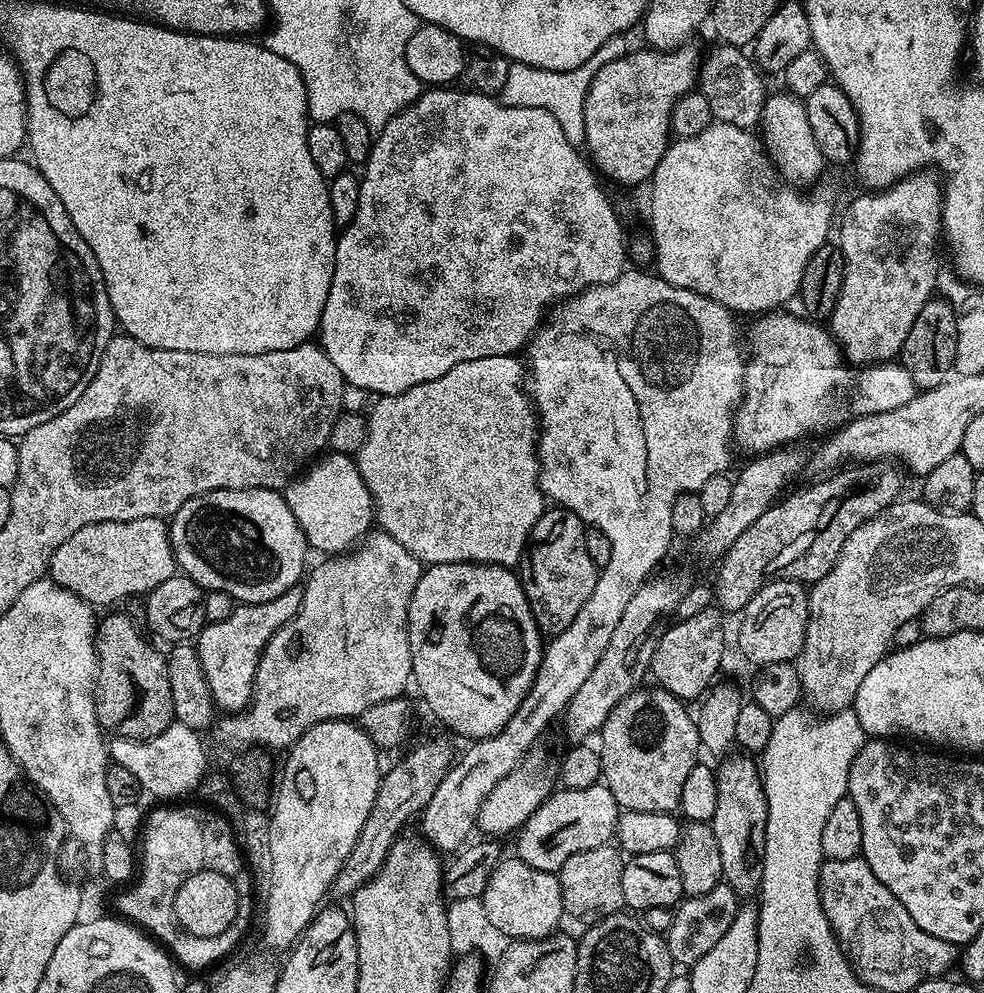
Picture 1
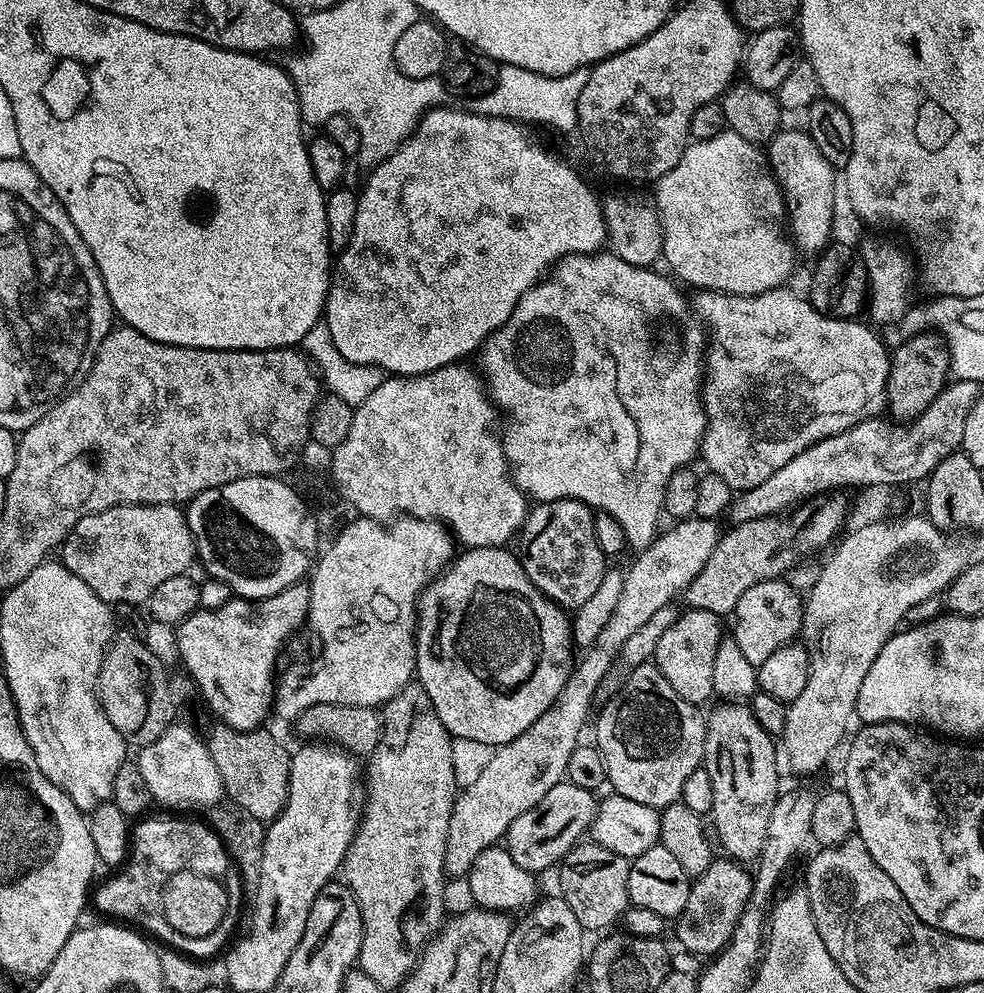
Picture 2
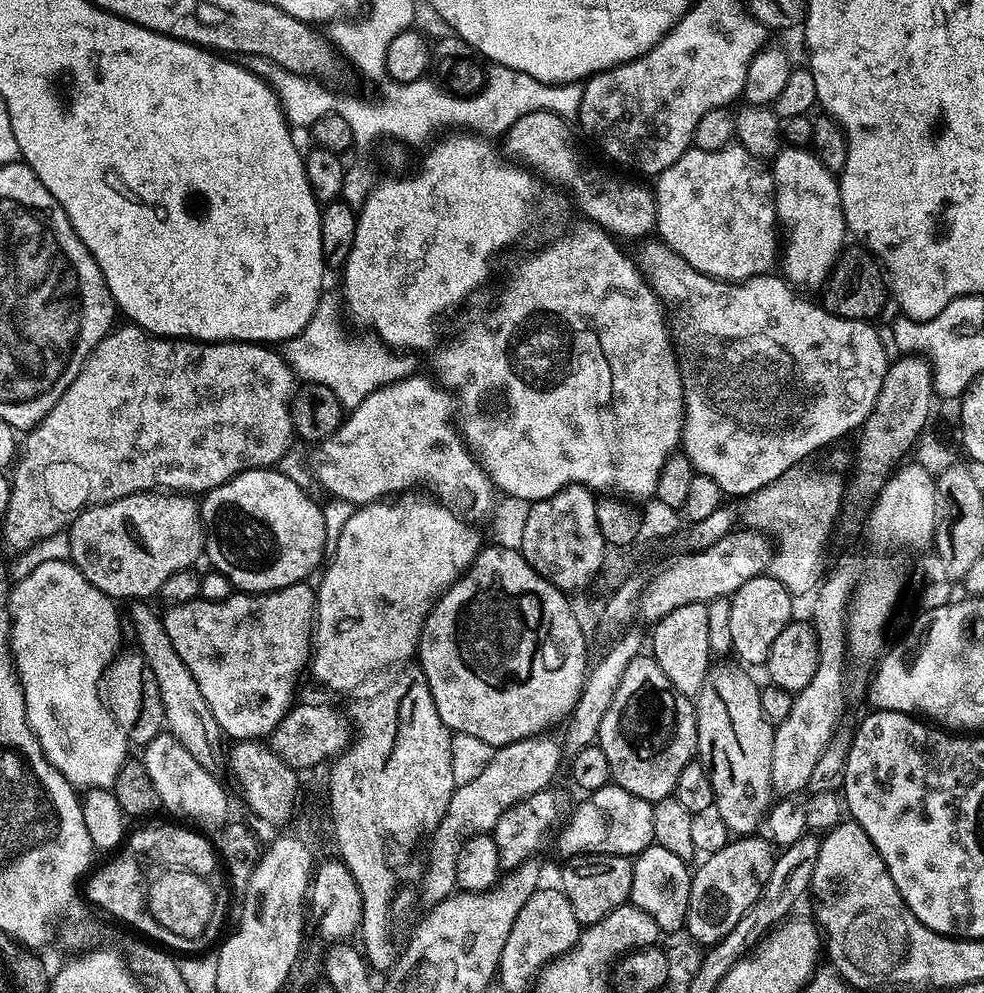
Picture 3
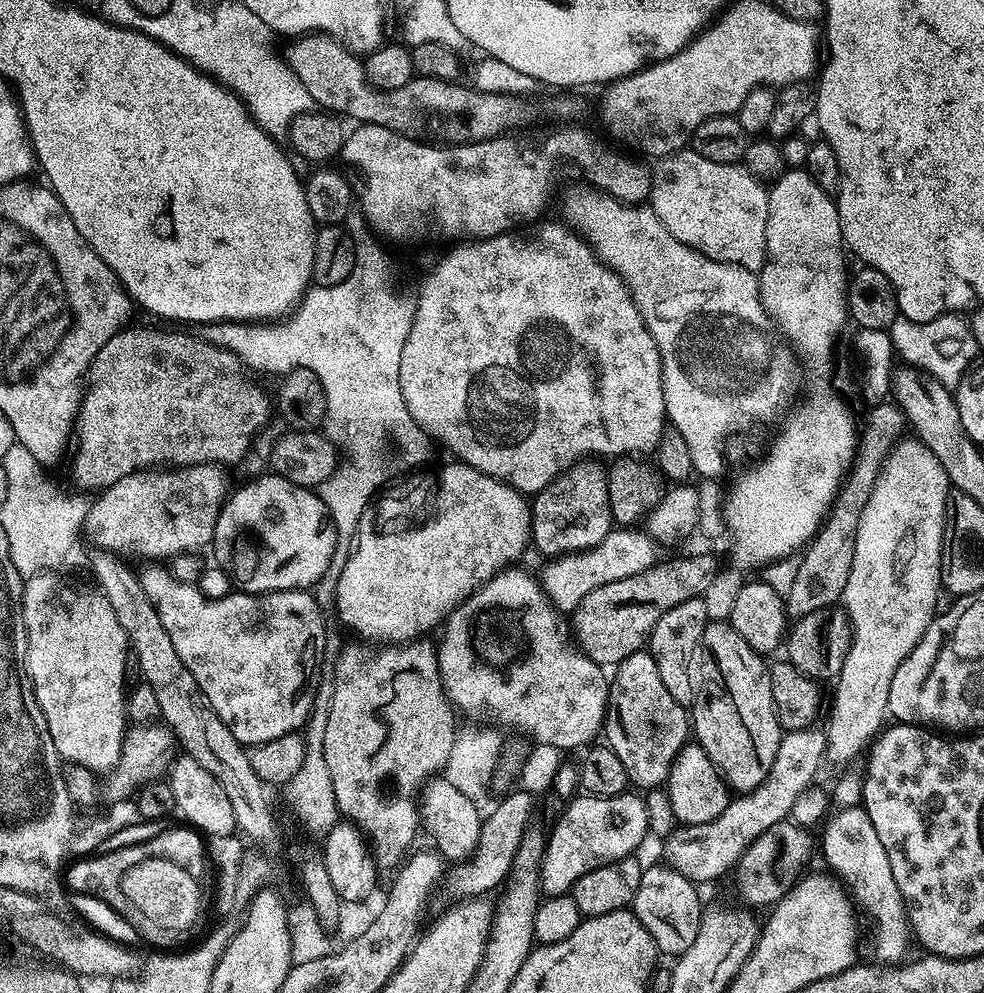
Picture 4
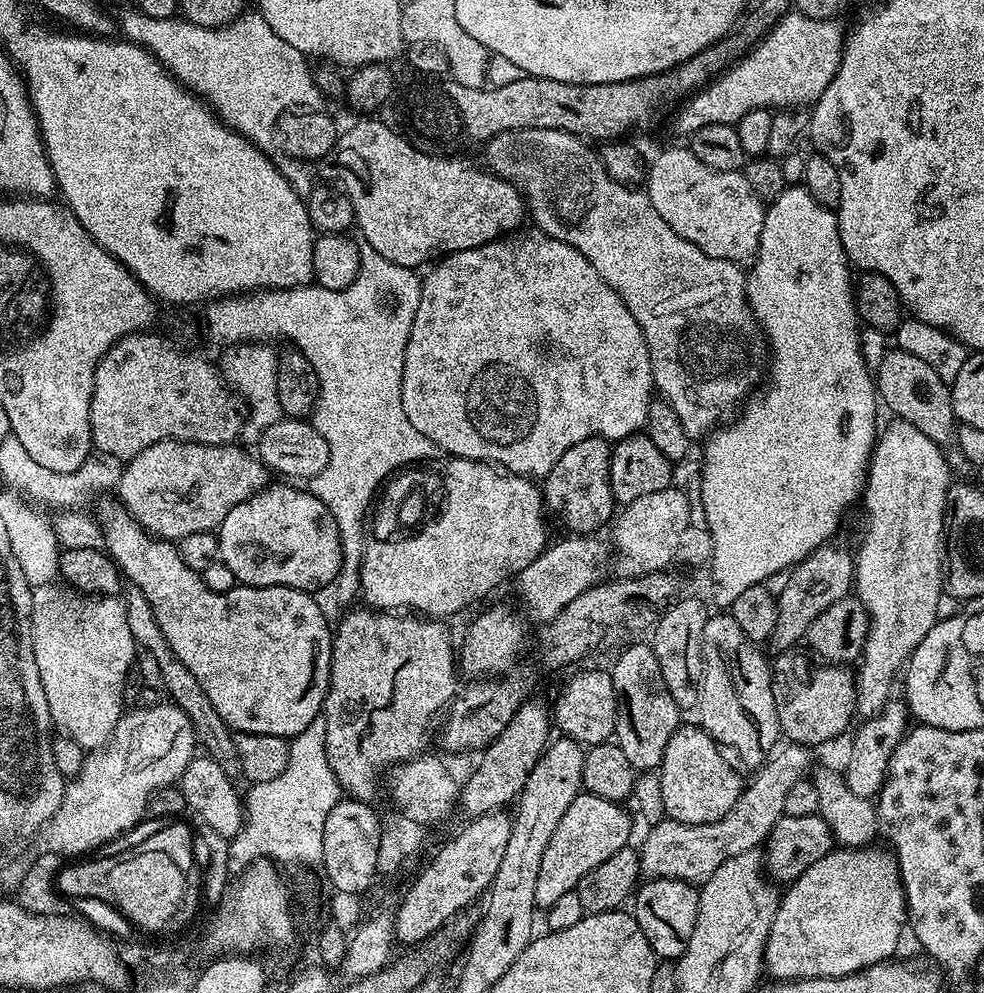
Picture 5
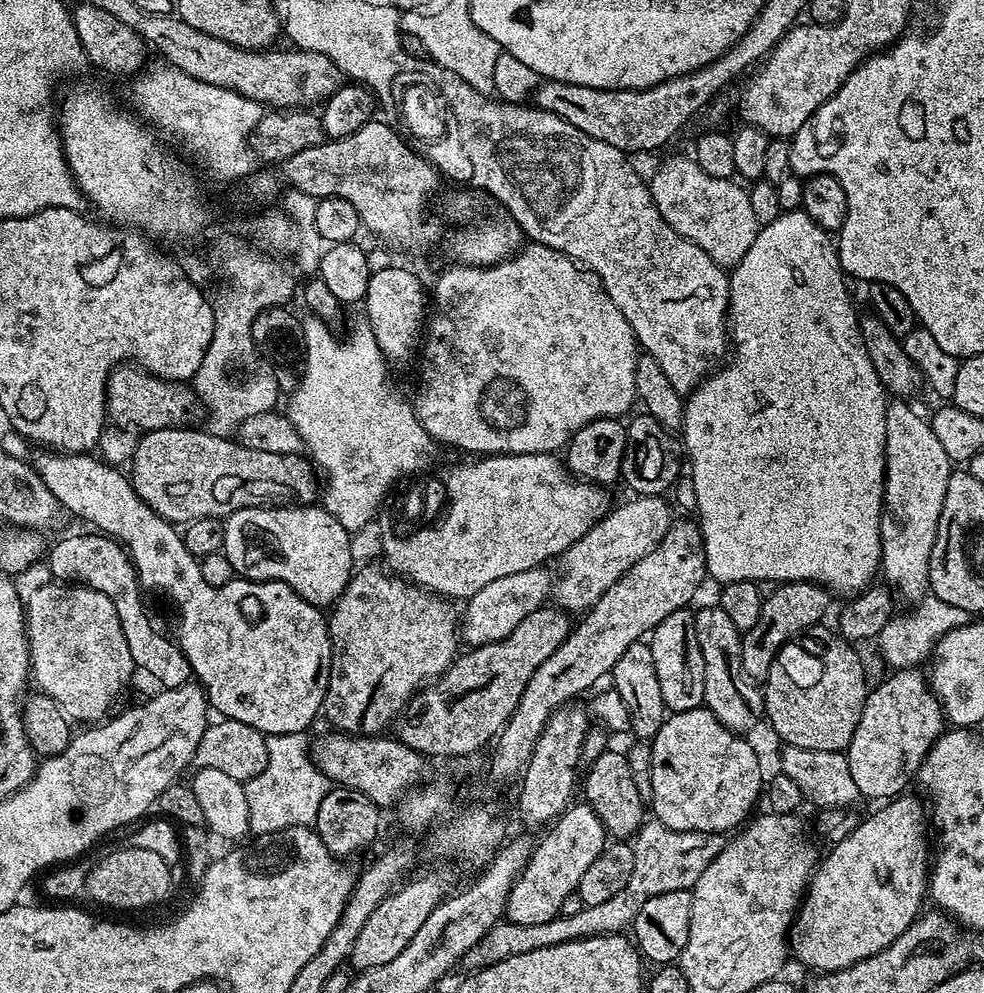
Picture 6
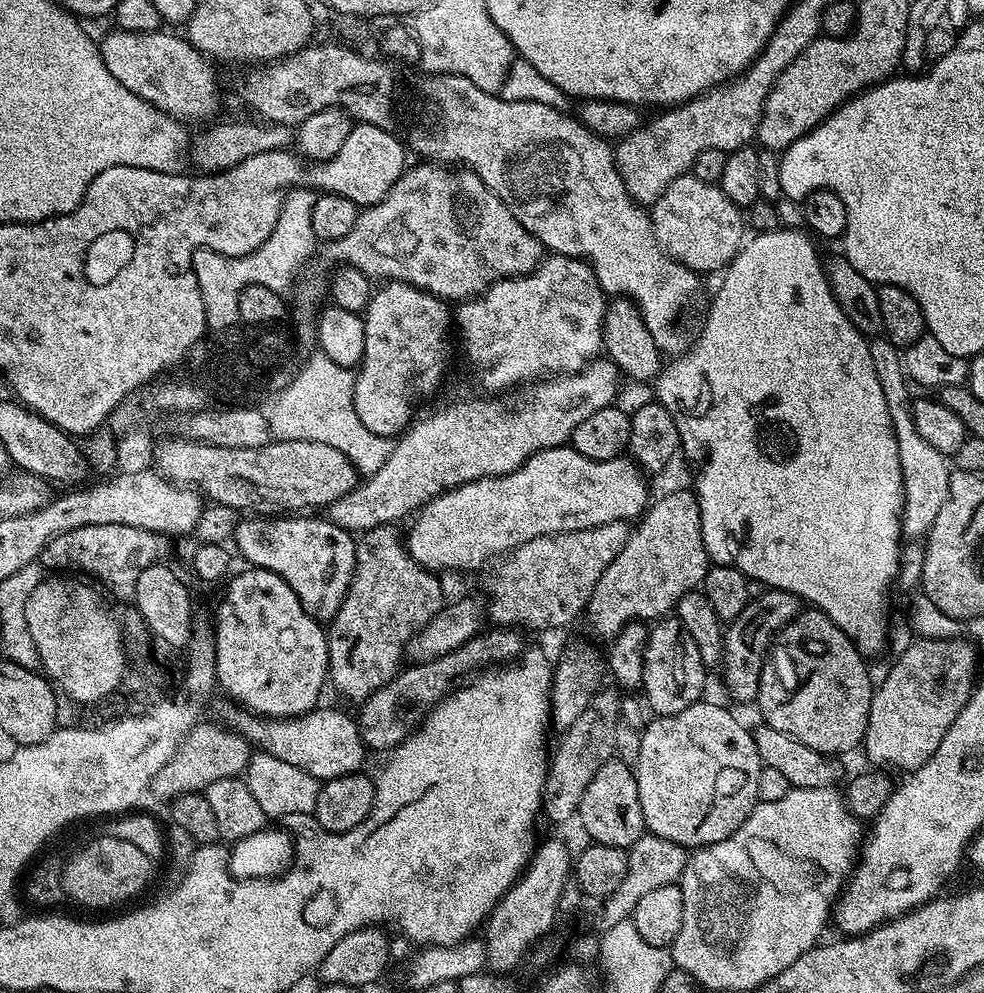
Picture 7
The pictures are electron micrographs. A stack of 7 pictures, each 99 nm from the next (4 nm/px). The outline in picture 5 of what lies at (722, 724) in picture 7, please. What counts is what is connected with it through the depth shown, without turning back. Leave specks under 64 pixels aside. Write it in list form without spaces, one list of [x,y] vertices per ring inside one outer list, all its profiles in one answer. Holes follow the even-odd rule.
[[[677,728],[670,742],[666,742],[666,754],[658,769],[665,817],[683,824],[705,824],[718,822],[730,814],[734,802],[738,802],[740,797],[742,783],[739,774],[728,765],[727,759],[729,757],[720,745],[703,728]]]

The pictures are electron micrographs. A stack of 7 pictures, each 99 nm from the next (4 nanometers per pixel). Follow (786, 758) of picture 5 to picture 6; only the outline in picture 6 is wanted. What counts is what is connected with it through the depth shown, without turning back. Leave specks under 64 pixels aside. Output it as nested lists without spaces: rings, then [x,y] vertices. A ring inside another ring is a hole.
[[[652,818],[640,825],[640,831],[634,837],[632,849],[634,850],[634,870],[630,873],[630,882],[614,894],[614,898],[609,898],[606,902],[598,902],[598,906],[585,906],[578,910],[578,914],[569,916],[555,916],[550,922],[538,922],[537,924],[510,924],[501,922],[495,924],[481,940],[465,953],[463,963],[469,964],[469,969],[479,970],[489,968],[514,954],[526,954],[529,950],[540,950],[546,946],[558,946],[562,942],[570,940],[584,940],[587,936],[611,936],[620,934],[631,925],[636,919],[638,910],[642,902],[654,898],[654,894],[670,894],[670,890],[682,890],[687,892],[691,890],[702,876],[702,870],[718,858],[718,854],[724,849],[726,843],[725,837],[718,832],[683,832],[682,830],[670,830],[659,820]]]

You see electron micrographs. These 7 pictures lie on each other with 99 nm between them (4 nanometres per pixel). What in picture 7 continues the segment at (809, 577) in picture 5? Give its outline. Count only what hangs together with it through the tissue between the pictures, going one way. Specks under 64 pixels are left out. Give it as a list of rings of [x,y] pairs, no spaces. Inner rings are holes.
[[[781,588],[764,590],[760,597],[749,599],[746,610],[738,614],[724,630],[724,684],[728,692],[740,704],[748,704],[760,696],[760,682],[766,676],[766,661],[777,636],[790,621],[795,620],[802,611],[799,596]]]

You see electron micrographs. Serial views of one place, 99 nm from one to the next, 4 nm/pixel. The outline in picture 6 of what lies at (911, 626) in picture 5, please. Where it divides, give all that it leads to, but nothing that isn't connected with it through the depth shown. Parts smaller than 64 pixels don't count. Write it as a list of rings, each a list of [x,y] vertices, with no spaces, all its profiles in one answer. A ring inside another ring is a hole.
[[[902,398],[889,401],[886,412],[886,446],[884,506],[880,517],[881,573],[889,585],[910,602],[917,601],[927,593],[929,560],[937,536],[937,520],[941,516],[942,502],[945,501],[946,484],[952,473],[952,461],[946,450],[939,445],[931,423],[914,412]]]

